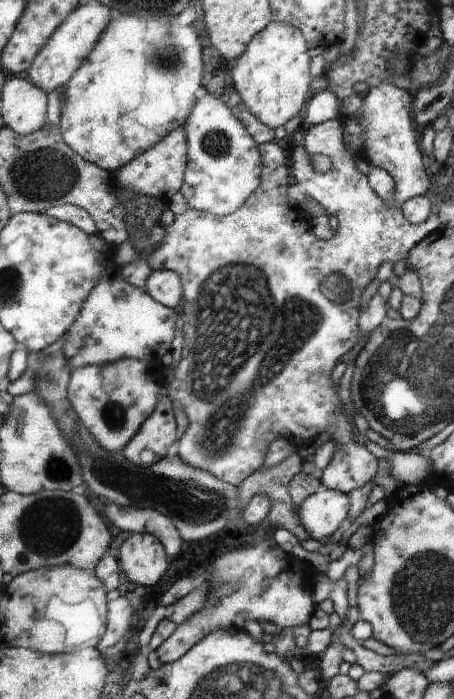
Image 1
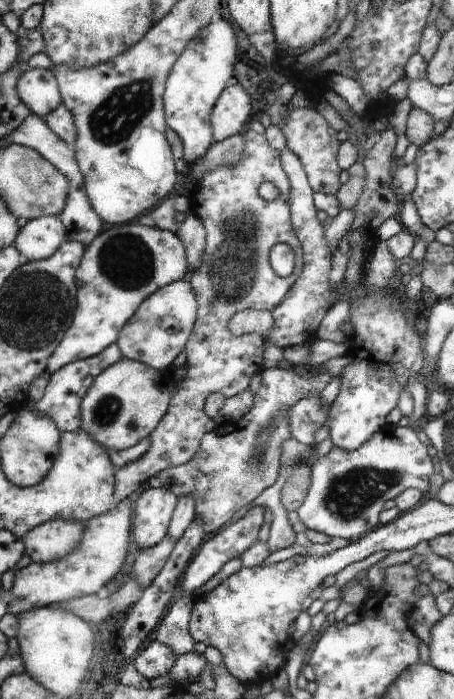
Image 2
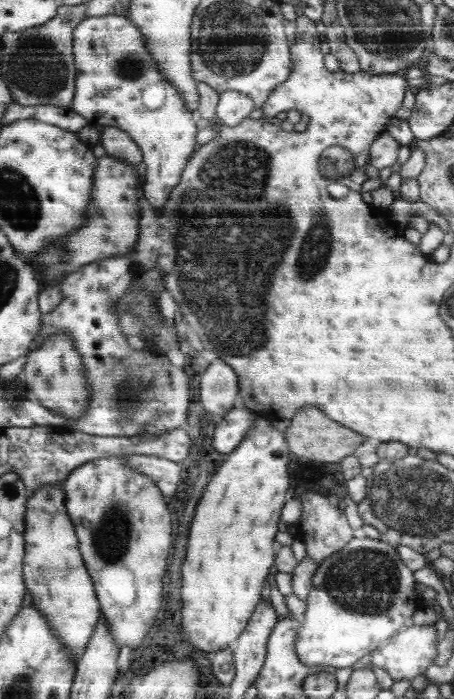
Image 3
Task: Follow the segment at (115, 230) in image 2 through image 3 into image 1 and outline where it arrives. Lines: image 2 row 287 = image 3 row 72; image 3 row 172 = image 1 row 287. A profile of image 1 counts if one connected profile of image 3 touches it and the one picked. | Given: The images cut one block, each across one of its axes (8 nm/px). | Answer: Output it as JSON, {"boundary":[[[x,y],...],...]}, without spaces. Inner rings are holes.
{"boundary":[[[153,270],[145,290],[161,303],[170,309],[178,310],[178,302],[182,298],[180,288],[181,275],[174,270]]]}

